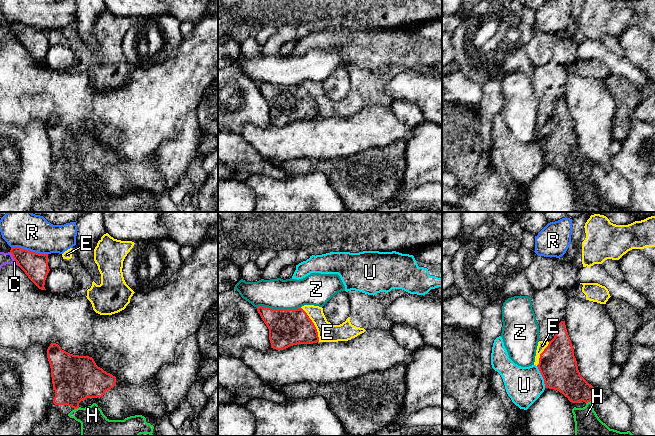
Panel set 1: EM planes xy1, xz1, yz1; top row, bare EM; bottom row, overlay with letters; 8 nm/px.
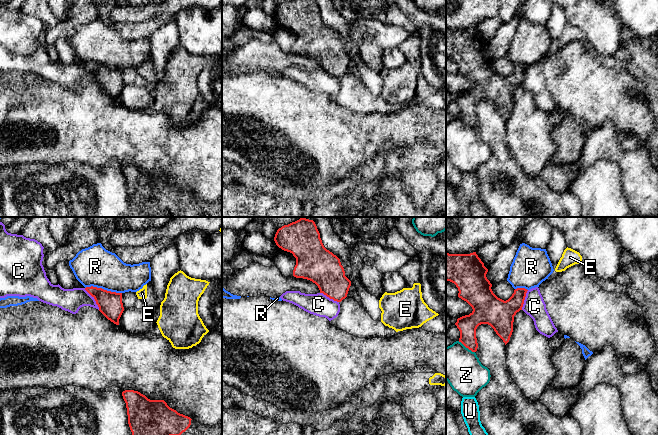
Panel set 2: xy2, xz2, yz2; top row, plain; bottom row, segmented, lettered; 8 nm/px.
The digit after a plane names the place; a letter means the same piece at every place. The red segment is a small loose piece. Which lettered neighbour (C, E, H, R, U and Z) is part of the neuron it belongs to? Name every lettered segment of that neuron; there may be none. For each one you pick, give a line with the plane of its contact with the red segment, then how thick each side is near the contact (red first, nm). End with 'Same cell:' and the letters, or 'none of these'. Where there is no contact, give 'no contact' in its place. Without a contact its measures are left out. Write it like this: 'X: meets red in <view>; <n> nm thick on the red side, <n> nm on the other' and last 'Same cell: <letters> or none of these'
H: meets red in xy1; 360 nm thick on the red side, 260 nm on the other
Same cell: H

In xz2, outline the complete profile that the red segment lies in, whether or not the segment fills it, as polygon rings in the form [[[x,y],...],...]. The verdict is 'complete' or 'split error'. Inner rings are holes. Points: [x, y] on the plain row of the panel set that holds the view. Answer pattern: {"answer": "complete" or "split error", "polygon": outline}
{"answer": "complete", "polygon": [[[316,0],[284,1],[277,6],[274,17],[279,24],[292,29],[296,34],[294,53],[312,57],[320,69],[334,77],[341,78],[347,73],[351,57],[345,52],[340,35],[324,23]]]}

